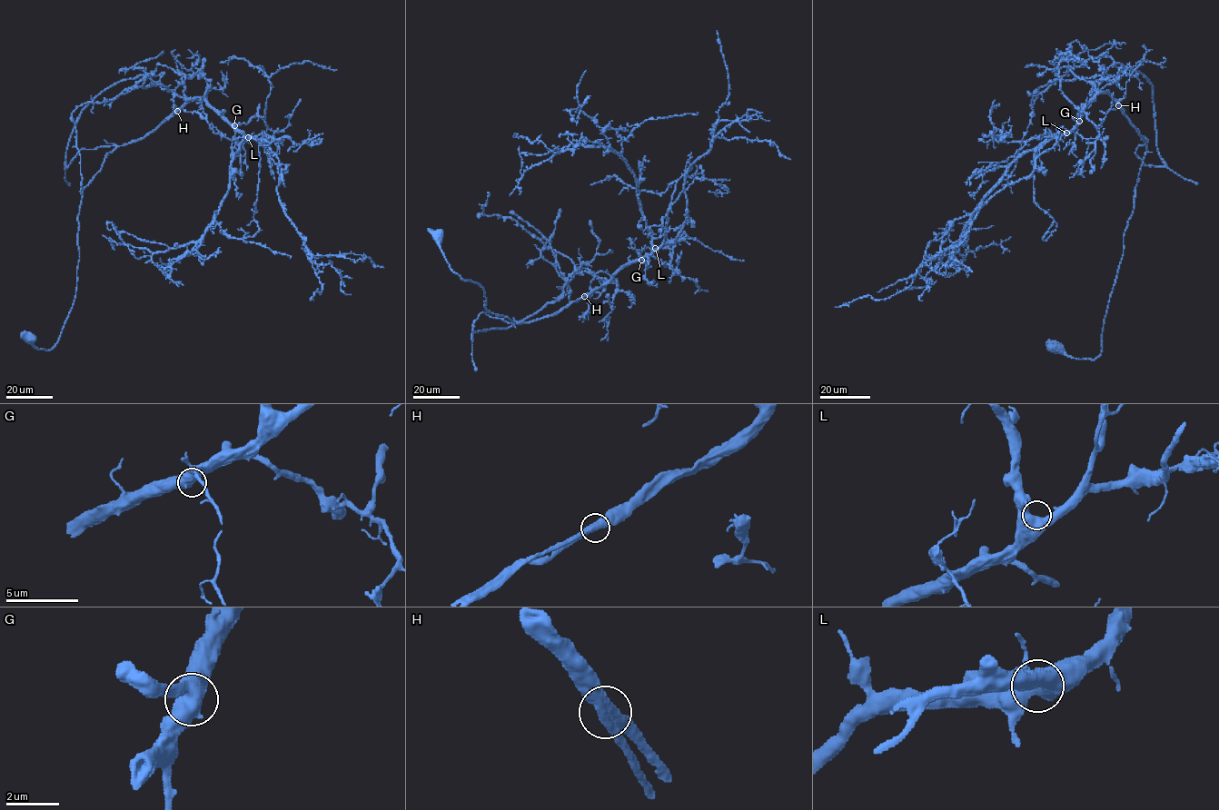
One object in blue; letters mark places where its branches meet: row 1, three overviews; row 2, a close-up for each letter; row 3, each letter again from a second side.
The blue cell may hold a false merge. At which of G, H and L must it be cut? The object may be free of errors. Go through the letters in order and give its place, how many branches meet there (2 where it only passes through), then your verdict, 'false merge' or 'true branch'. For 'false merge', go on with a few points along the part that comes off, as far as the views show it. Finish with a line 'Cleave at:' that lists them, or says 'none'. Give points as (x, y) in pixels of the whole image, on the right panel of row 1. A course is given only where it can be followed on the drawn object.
G: (1079, 121) | 3 | true branch
H: (1118, 105) | 2 | true branch
L: (1066, 133) | 2 | true branch
Cleave at: none

